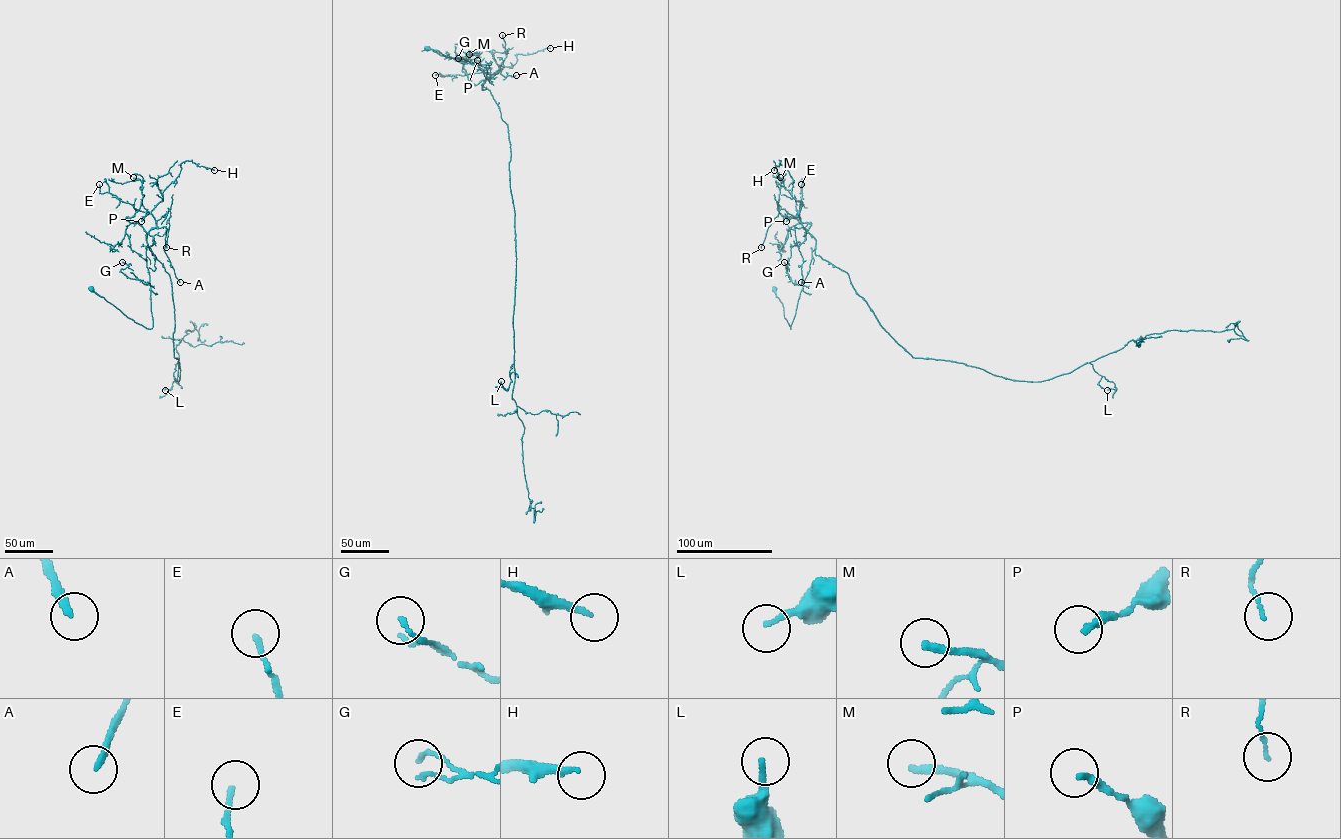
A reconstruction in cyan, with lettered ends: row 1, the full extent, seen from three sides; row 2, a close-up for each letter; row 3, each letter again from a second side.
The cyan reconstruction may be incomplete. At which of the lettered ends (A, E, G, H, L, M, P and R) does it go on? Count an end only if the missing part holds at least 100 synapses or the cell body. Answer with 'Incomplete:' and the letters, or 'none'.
Incomplete: none

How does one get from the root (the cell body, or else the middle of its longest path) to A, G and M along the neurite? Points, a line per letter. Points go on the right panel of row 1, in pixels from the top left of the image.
A: (773, 289), (782, 303), (790, 329), (816, 240), (802, 227), (795, 226), (796, 241), (803, 258), (801, 282)
G: (773, 289), (782, 303), (790, 329), (803, 283), (792, 282), (784, 262)
M: (773, 289), (782, 303), (790, 329), (816, 240), (806, 232), (810, 223), (800, 223), (779, 212), (780, 177)

